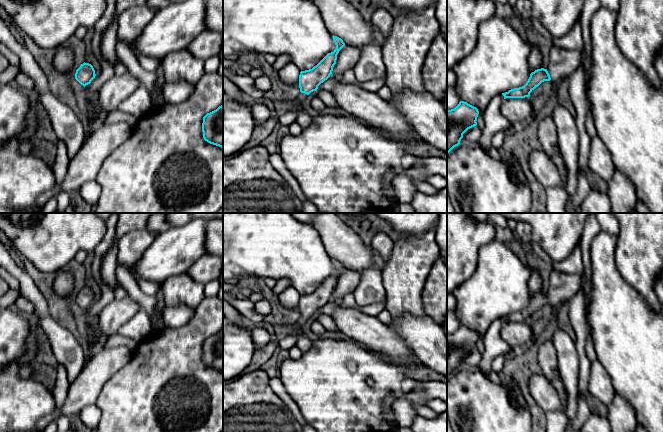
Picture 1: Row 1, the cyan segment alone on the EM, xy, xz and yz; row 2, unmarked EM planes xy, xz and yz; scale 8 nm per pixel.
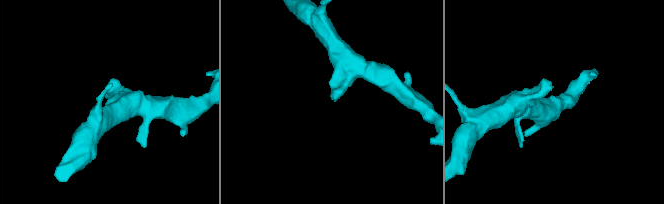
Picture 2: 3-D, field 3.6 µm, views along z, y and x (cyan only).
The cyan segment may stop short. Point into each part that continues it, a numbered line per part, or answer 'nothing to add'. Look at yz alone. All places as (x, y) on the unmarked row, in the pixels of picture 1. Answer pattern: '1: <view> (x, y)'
1: yz (562, 287)

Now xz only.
1: xz (299, 325)

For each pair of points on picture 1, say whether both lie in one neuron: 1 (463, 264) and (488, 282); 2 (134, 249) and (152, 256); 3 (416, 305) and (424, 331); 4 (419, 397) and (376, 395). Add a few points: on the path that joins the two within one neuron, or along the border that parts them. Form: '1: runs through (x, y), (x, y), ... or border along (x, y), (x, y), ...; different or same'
1: border along (479, 249), (475, 270), (457, 287); different
2: border along (155, 236), (152, 243), (135, 264), (132, 273); different
3: border along (425, 314), (422, 316), (403, 314), (396, 321); different
4: border along (404, 394), (394, 402), (393, 413), (396, 419); different

